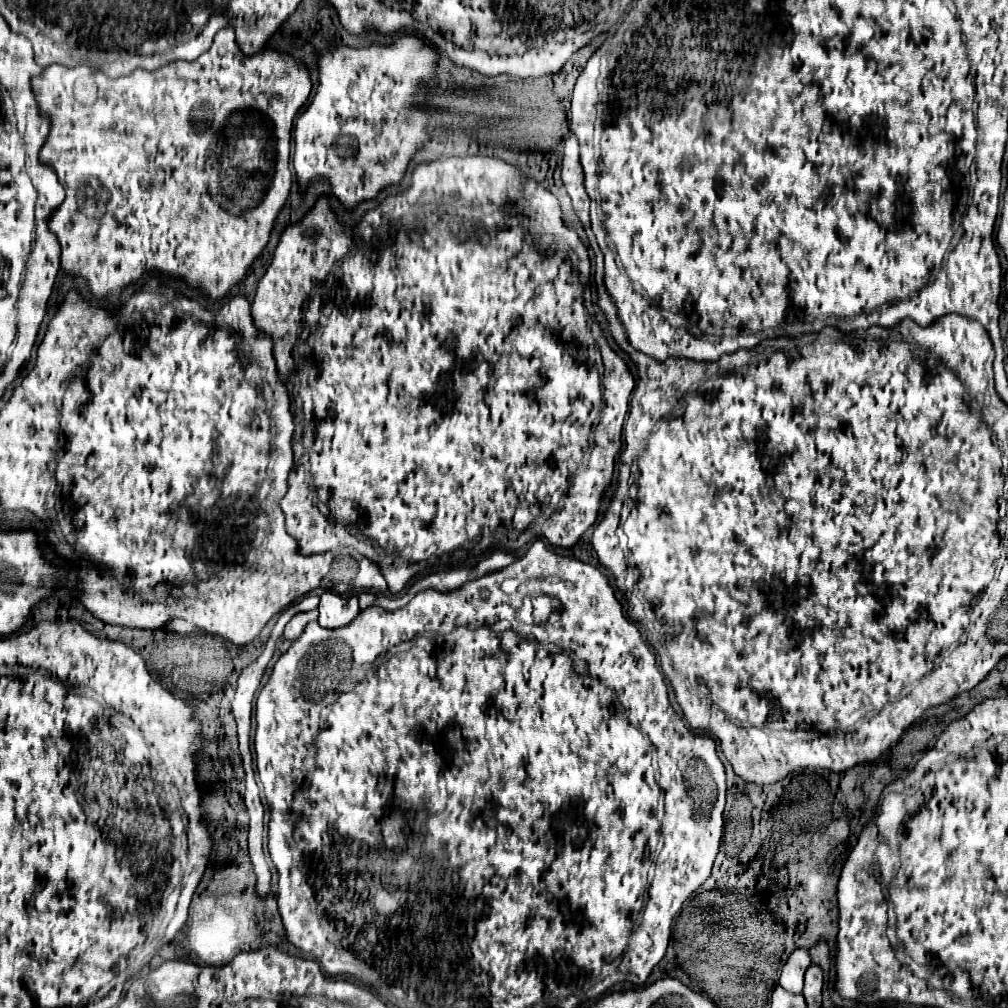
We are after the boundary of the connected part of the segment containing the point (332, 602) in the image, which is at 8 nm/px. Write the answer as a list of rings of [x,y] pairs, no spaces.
[[[332,591],[322,593],[320,605],[318,605],[320,617],[318,623],[324,629],[338,629],[342,625],[348,625],[358,615],[358,597],[356,595],[338,595]]]

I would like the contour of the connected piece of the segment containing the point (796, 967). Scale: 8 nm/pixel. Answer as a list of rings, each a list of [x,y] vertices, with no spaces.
[[[796,949],[780,971],[778,983],[790,993],[802,993],[804,987],[804,973],[810,967],[810,955],[806,949]]]

